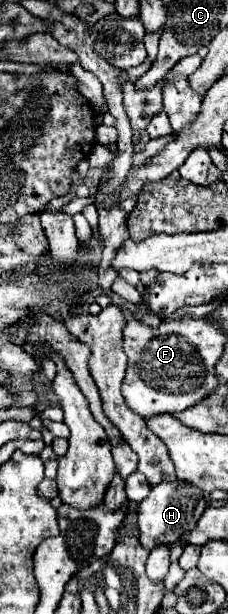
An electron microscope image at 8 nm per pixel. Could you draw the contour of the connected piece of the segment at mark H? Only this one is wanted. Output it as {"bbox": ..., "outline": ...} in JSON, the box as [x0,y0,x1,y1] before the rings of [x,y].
{"bbox":[138,481,208,549],"outline":[[[166,481],[164,485],[152,485],[146,499],[138,505],[138,533],[140,543],[148,549],[160,545],[160,543],[174,543],[188,535],[188,531],[194,529],[198,519],[202,517],[204,509],[208,507],[208,501],[204,493],[196,485],[188,485],[186,481]]]}

